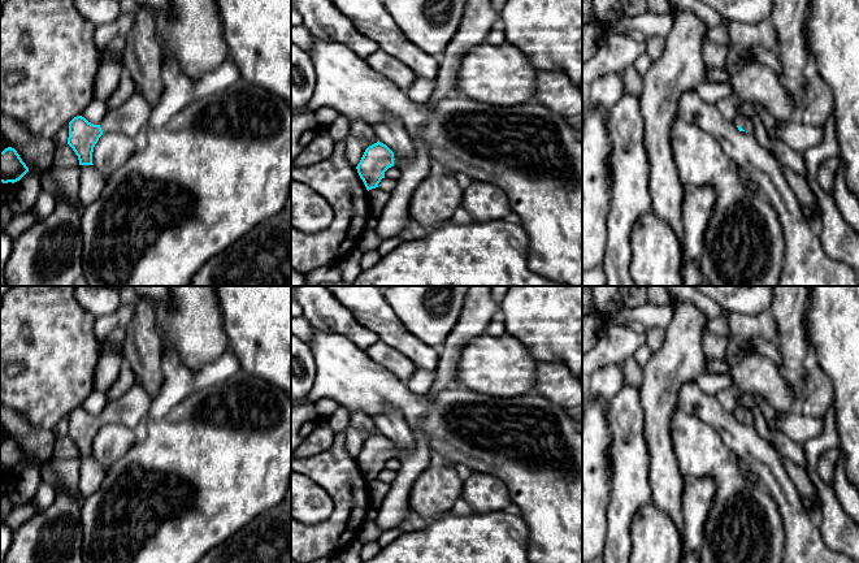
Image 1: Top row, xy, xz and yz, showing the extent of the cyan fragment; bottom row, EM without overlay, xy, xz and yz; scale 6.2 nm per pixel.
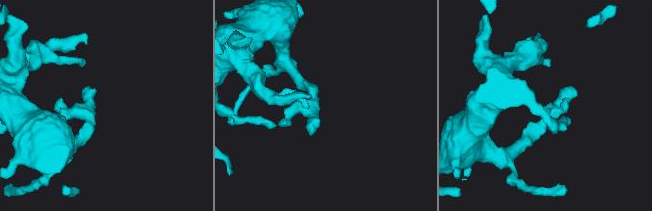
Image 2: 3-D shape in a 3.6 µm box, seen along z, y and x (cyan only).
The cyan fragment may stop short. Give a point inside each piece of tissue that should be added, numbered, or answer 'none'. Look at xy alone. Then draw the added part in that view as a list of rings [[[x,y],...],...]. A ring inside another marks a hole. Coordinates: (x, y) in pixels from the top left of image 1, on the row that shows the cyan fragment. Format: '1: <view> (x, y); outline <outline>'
1: xy (129, 118); outline [[[134,92],[122,105],[108,111],[100,127],[103,133],[121,133],[130,138],[148,125],[153,107],[138,92]]]

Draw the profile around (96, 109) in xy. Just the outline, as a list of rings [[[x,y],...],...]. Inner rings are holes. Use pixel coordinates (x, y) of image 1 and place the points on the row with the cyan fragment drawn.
[[[92,99],[81,116],[94,125],[100,125],[107,112],[105,101]]]

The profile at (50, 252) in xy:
[[[65,195],[55,196],[55,211],[13,241],[5,265],[8,286],[74,286],[83,274],[81,211]]]

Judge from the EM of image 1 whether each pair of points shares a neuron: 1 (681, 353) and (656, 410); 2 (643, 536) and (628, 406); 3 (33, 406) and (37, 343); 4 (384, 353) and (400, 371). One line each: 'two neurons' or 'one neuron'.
1: one neuron
2: two neurons
3: one neuron
4: one neuron

